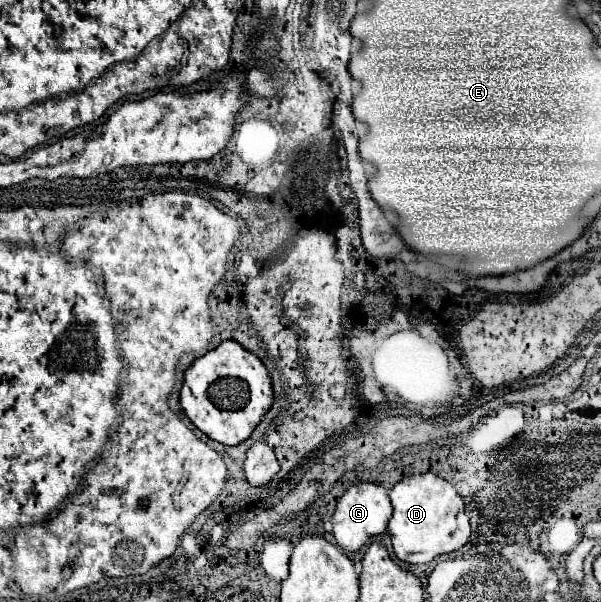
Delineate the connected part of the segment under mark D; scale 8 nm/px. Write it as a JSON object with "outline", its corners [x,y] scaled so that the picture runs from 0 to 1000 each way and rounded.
{"outline":[[[722,786],[682,789],[649,816],[656,852],[646,865],[656,922],[676,935],[715,935],[732,922],[769,912],[782,895],[782,865],[759,812]]]}

